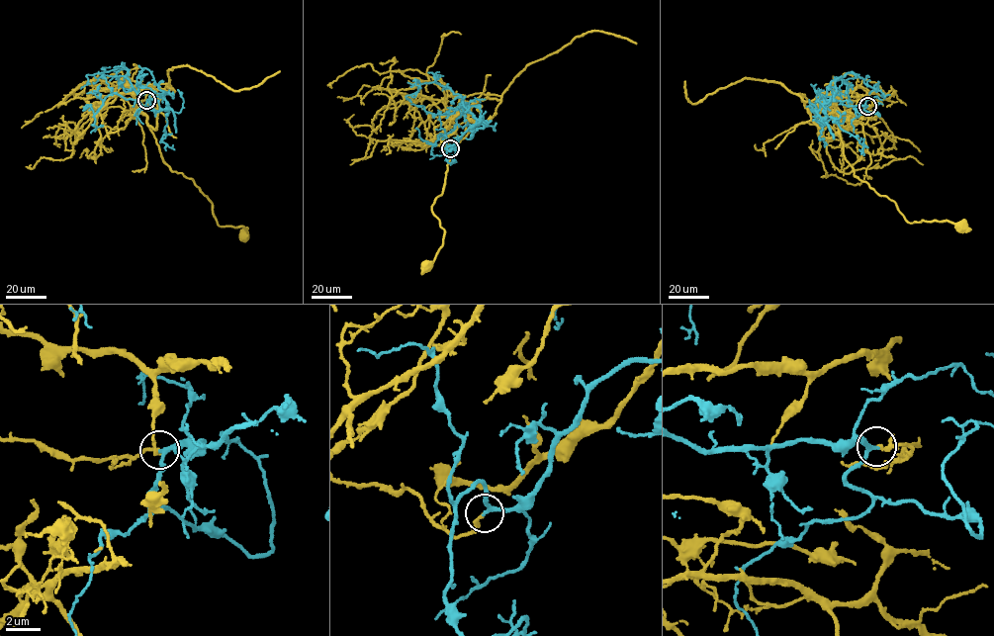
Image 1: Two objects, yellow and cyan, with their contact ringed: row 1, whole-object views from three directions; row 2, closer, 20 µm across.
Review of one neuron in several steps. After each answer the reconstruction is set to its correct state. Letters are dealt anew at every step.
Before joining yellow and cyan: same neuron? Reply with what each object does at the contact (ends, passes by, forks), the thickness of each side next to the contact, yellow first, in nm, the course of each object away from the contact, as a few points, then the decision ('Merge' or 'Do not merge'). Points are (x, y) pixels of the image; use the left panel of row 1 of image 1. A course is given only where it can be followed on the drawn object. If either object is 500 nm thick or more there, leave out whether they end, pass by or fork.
At the ring yellow forks. At the ring cyan passes by. Thickness 120 nm (yellow) against 200 nm. Course of yellow: (146, 100), (101, 88), (126, 85), (146, 116), (163, 161), (207, 196), (218, 225), (248, 228), (244, 236). Course of cyan: (146, 100), (167, 92), (168, 107), (149, 110), (139, 102), (124, 63), (118, 78), (93, 82). Do not merge

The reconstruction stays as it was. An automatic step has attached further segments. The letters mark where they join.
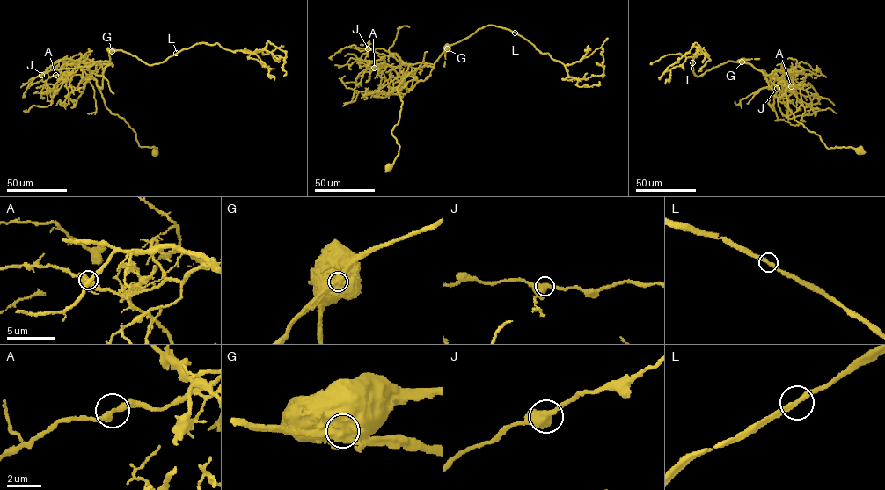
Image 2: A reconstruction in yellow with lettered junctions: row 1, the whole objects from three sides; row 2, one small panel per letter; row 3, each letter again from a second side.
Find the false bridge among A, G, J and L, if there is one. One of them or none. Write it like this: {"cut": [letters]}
{"cut": ["G"]}

